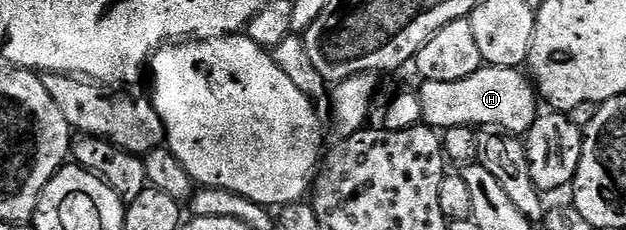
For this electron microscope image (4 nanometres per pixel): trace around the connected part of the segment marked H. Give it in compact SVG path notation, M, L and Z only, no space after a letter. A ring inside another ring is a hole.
M486 65L472 75L456 79L452 83L422 81L419 86L416 94L422 108L422 121L435 131L452 125L469 125L497 127L515 135L526 135L535 119L540 116L539 94L531 78L518 69Z

